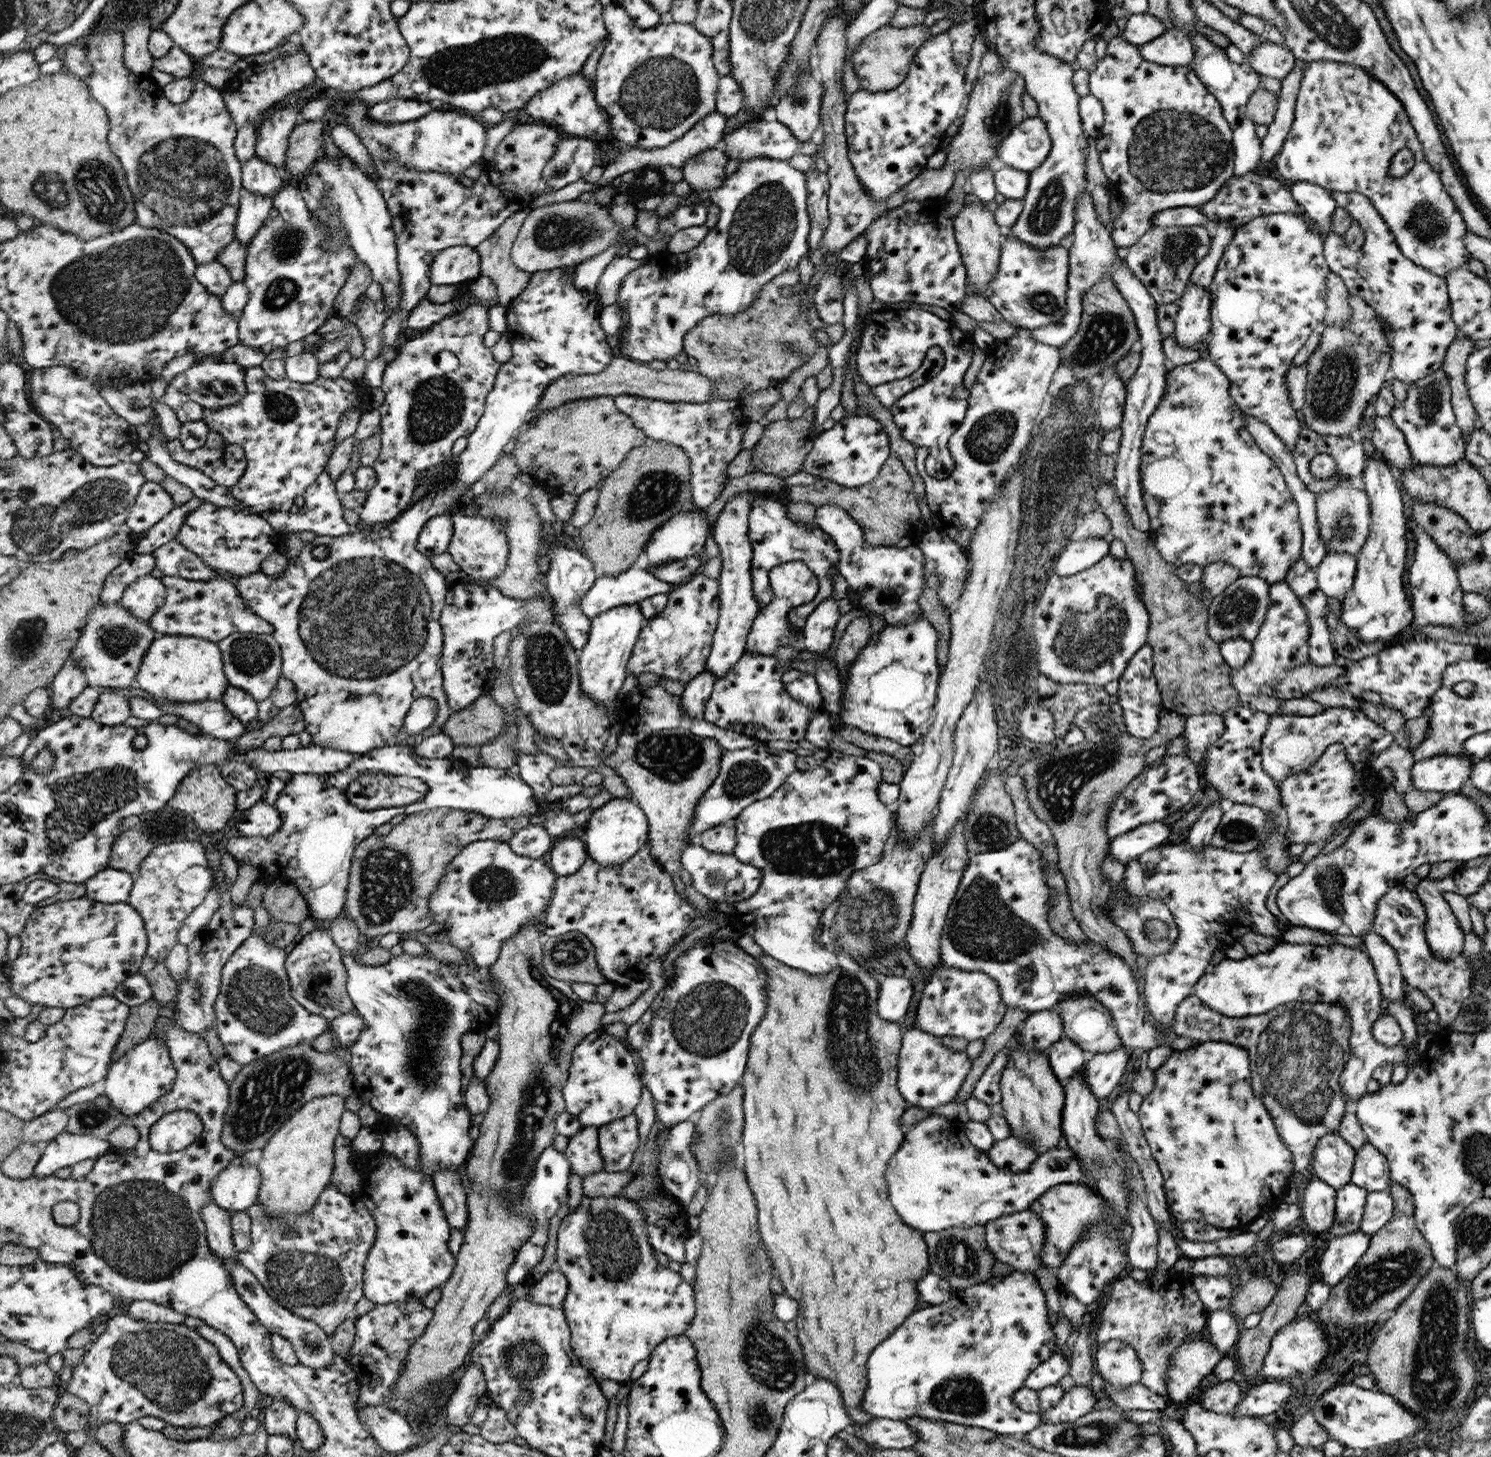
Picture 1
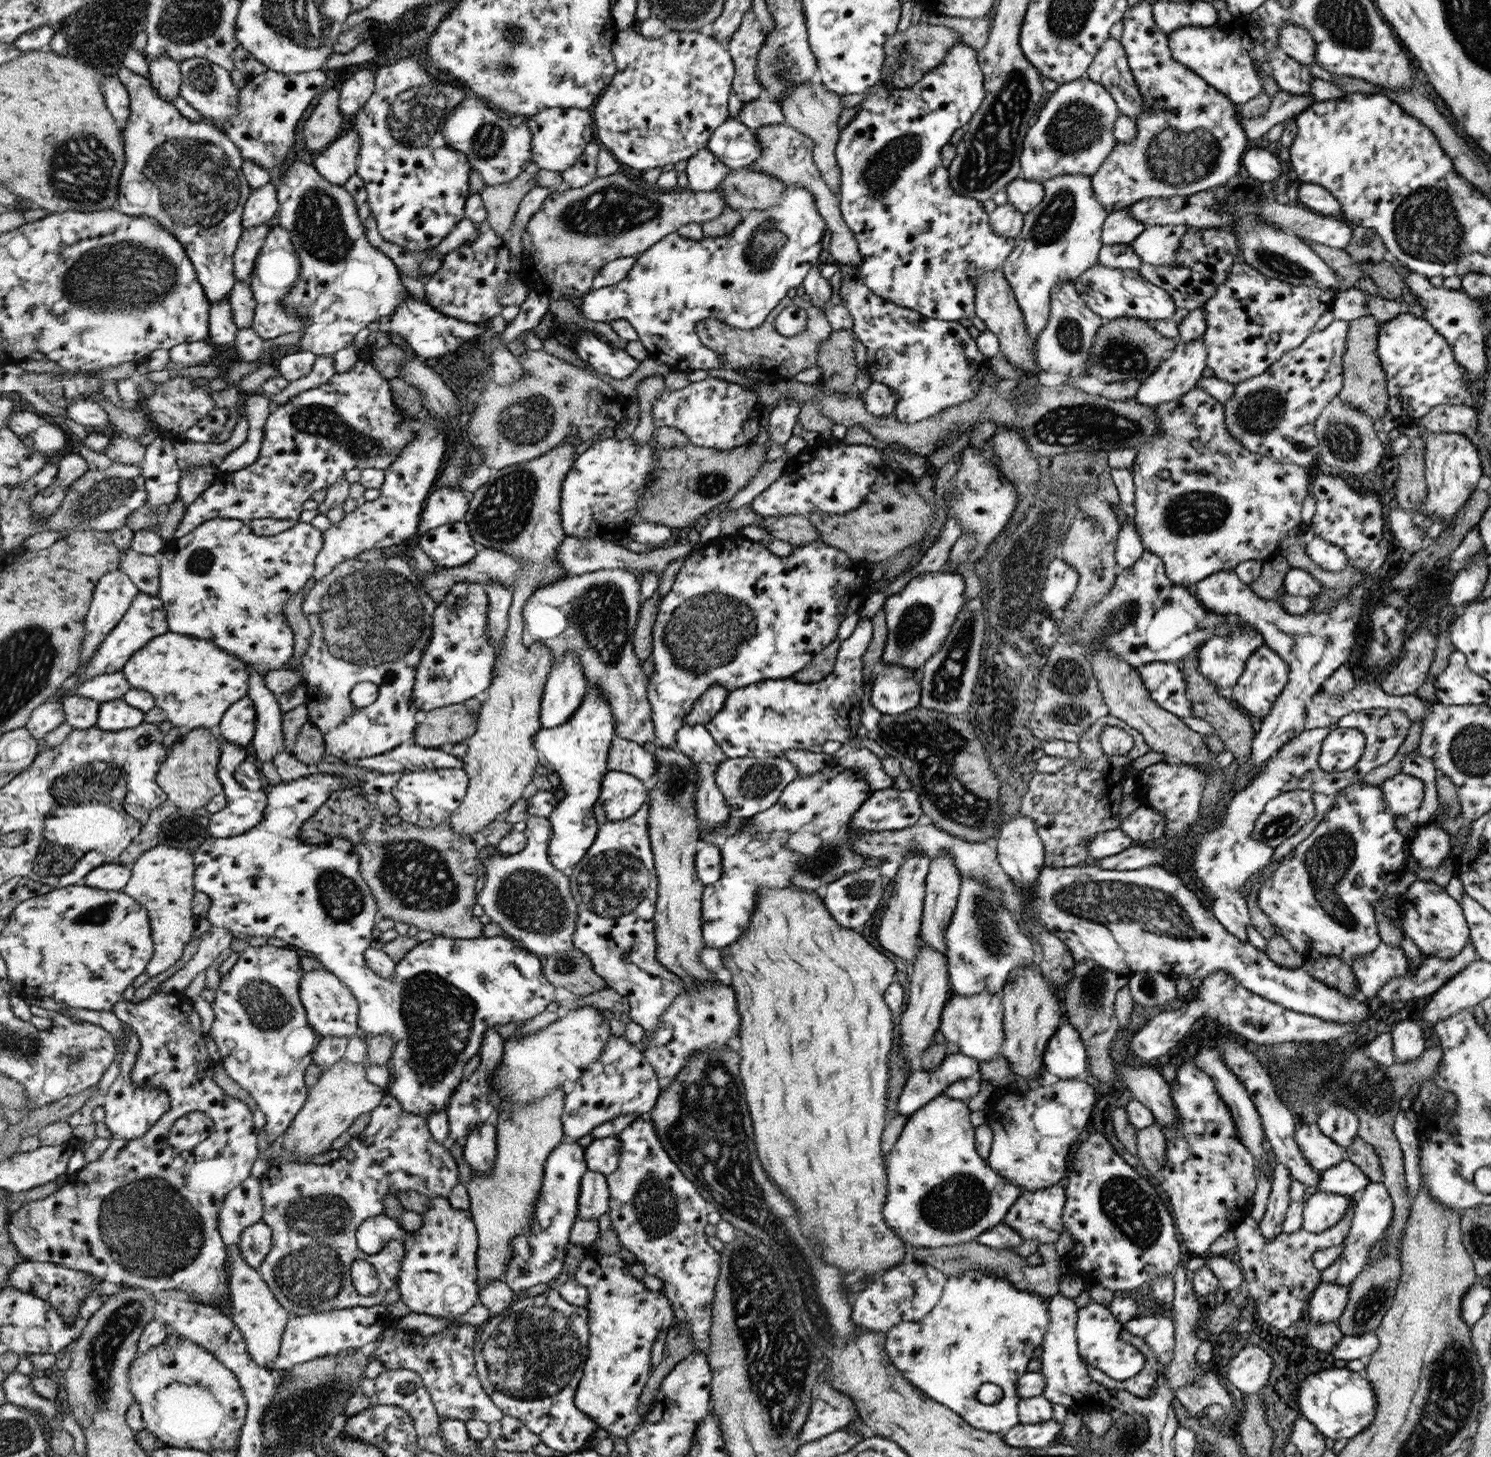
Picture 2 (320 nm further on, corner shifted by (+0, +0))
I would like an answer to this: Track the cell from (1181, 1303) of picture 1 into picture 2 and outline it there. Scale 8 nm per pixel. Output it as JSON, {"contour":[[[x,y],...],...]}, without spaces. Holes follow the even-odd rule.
{"contour":[[[1125,1328],[1121,1330],[1120,1338],[1132,1346],[1136,1346],[1144,1355],[1146,1364],[1144,1364],[1142,1371],[1136,1376],[1123,1381],[1106,1376],[1102,1371],[1098,1370],[1098,1368],[1088,1367],[1089,1375],[1102,1387],[1109,1387],[1117,1391],[1128,1391],[1138,1395],[1140,1398],[1149,1397],[1153,1393],[1153,1388],[1157,1381],[1157,1374],[1160,1370],[1158,1356],[1150,1348],[1148,1342],[1144,1342],[1144,1339],[1138,1335],[1130,1334]]]}

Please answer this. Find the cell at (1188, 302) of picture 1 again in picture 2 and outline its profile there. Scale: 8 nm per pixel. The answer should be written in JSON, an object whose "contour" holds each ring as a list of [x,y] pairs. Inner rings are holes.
{"contour":[[[1203,338],[1191,340],[1190,342],[1180,342],[1172,350],[1170,356],[1163,359],[1162,364],[1141,383],[1137,390],[1135,399],[1144,406],[1156,407],[1165,402],[1178,400],[1183,394],[1197,386],[1197,382],[1202,377],[1202,370],[1206,368],[1207,350],[1203,343]]]}

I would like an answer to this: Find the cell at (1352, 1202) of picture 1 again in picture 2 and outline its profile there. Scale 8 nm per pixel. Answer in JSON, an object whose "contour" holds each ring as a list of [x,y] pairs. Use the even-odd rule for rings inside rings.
{"contour":[[[1310,1192],[1303,1208],[1302,1229],[1310,1234],[1320,1234],[1346,1218],[1351,1200],[1343,1194]]]}

